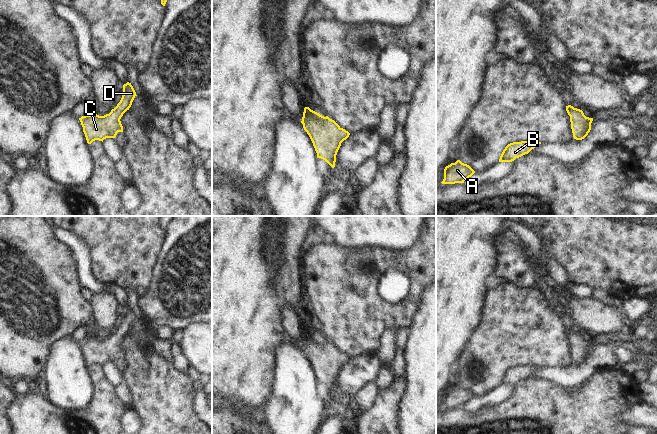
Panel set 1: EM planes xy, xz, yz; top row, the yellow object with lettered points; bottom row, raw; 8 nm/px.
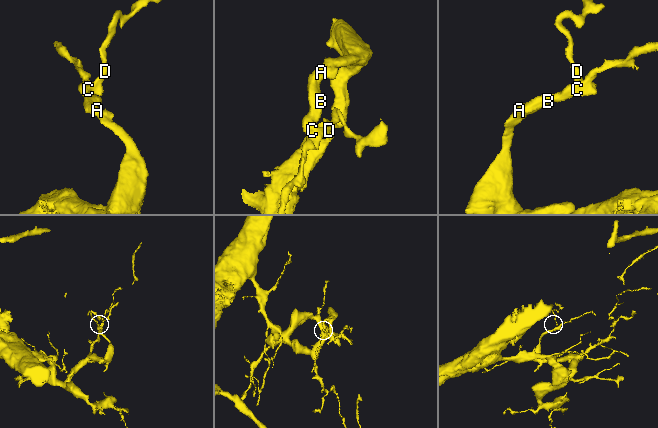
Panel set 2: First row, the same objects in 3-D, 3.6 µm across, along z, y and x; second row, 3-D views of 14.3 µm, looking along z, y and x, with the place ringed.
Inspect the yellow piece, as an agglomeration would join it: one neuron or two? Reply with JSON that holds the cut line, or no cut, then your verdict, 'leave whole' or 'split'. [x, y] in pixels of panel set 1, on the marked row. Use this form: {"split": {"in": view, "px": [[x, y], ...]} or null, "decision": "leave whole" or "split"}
{"split": null, "decision": "leave whole"}

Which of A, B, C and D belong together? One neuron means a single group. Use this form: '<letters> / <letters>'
A B C D

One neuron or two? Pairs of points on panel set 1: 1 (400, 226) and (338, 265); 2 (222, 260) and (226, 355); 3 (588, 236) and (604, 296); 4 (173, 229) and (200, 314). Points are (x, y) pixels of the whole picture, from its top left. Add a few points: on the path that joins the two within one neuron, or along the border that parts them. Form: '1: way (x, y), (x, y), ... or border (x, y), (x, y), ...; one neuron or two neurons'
1: border (345, 246), (384, 247), (392, 251); two neurons
2: way (222, 284), (222, 331); one neuron
3: border (594, 288), (606, 291); two neurons
4: way (194, 249), (199, 259), (199, 293); one neuron

